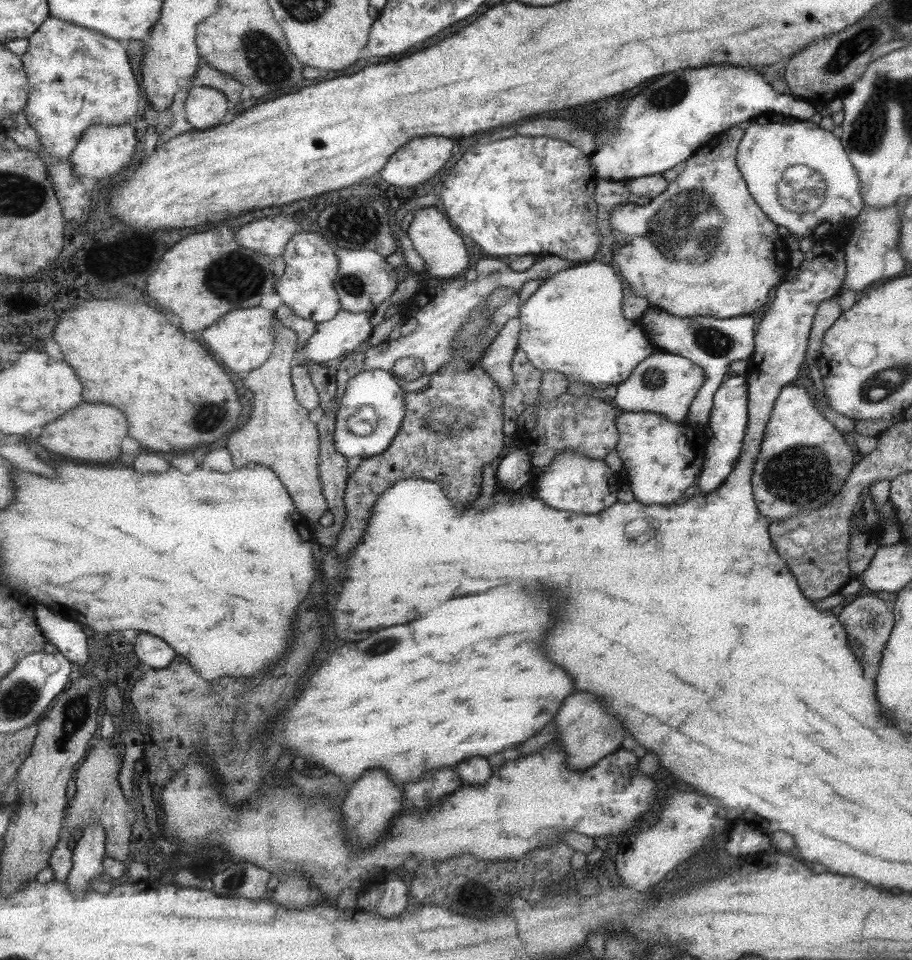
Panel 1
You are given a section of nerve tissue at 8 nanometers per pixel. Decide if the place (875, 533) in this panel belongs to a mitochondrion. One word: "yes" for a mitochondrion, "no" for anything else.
no

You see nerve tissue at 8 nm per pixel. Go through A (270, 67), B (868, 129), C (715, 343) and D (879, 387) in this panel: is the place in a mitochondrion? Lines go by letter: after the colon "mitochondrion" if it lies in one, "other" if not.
A: mitochondrion
B: mitochondrion
C: mitochondrion
D: mitochondrion

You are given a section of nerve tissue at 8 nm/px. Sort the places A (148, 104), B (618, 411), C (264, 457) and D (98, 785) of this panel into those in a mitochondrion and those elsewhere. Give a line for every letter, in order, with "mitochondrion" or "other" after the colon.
A: other
B: other
C: other
D: other

